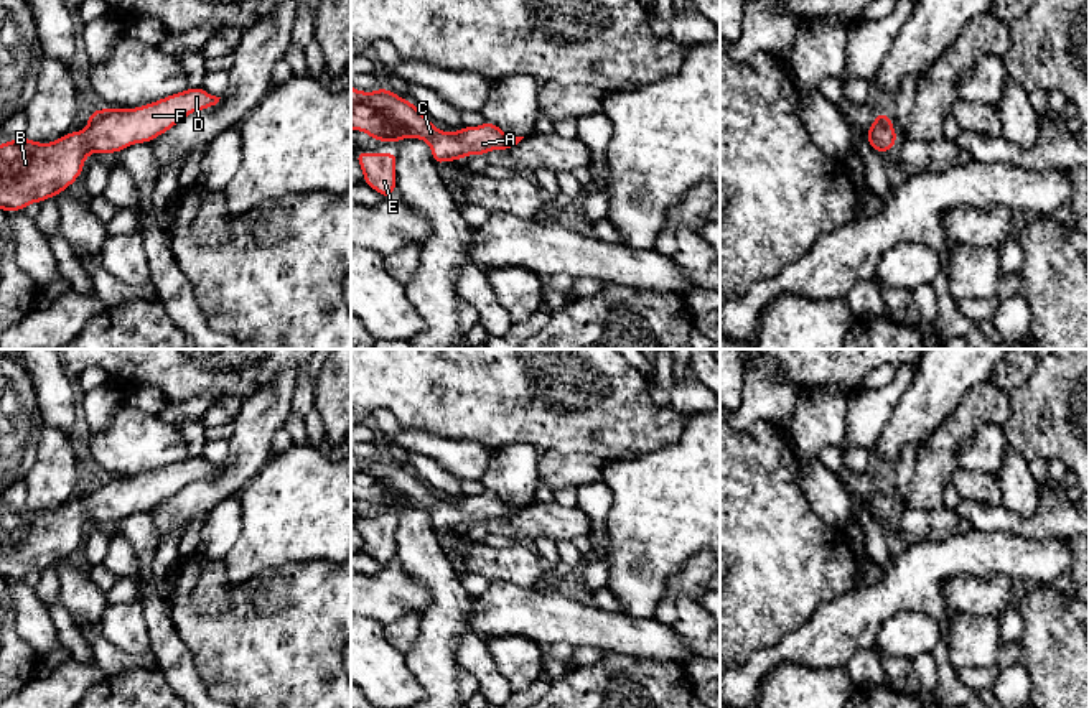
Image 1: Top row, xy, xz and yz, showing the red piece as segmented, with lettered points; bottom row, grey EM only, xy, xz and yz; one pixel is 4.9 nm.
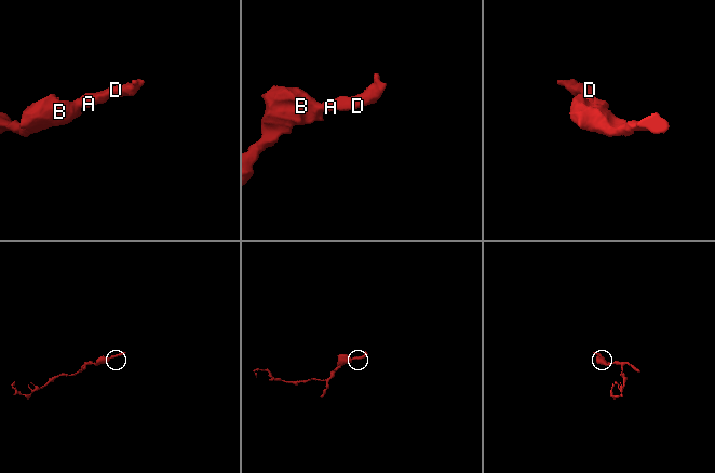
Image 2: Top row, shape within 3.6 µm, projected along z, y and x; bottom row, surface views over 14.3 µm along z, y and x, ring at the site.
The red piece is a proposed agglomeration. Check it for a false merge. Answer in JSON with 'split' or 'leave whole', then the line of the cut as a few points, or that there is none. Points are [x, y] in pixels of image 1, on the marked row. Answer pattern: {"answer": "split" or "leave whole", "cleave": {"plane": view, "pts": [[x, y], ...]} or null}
{"answer": "leave whole", "cleave": null}

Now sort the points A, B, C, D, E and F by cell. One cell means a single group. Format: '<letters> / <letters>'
A B C D E F

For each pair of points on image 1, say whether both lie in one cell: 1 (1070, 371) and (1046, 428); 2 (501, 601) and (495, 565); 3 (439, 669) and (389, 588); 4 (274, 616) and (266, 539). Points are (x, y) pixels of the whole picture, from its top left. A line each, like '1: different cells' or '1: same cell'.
1: same cell
2: different cells
3: different cells
4: different cells

